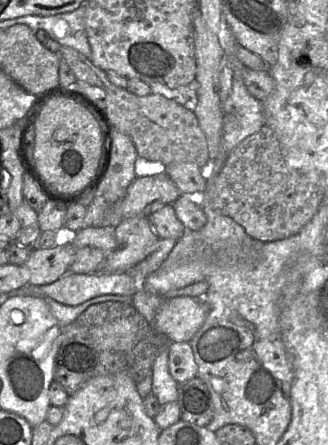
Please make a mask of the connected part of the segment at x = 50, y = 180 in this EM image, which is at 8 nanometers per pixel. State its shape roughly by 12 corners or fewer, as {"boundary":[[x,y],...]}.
{"boundary":[[55,97],[35,125],[34,161],[49,189],[94,182],[95,116]]}

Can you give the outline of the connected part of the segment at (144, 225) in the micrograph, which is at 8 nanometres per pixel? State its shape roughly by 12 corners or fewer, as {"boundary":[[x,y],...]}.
{"boundary":[[146,215],[122,220],[102,272],[126,272],[157,248]]}

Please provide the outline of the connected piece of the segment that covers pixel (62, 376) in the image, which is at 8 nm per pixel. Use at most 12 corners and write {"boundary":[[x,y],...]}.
{"boundary":[[105,301],[66,327],[54,381],[153,374],[169,339],[132,305]]}

